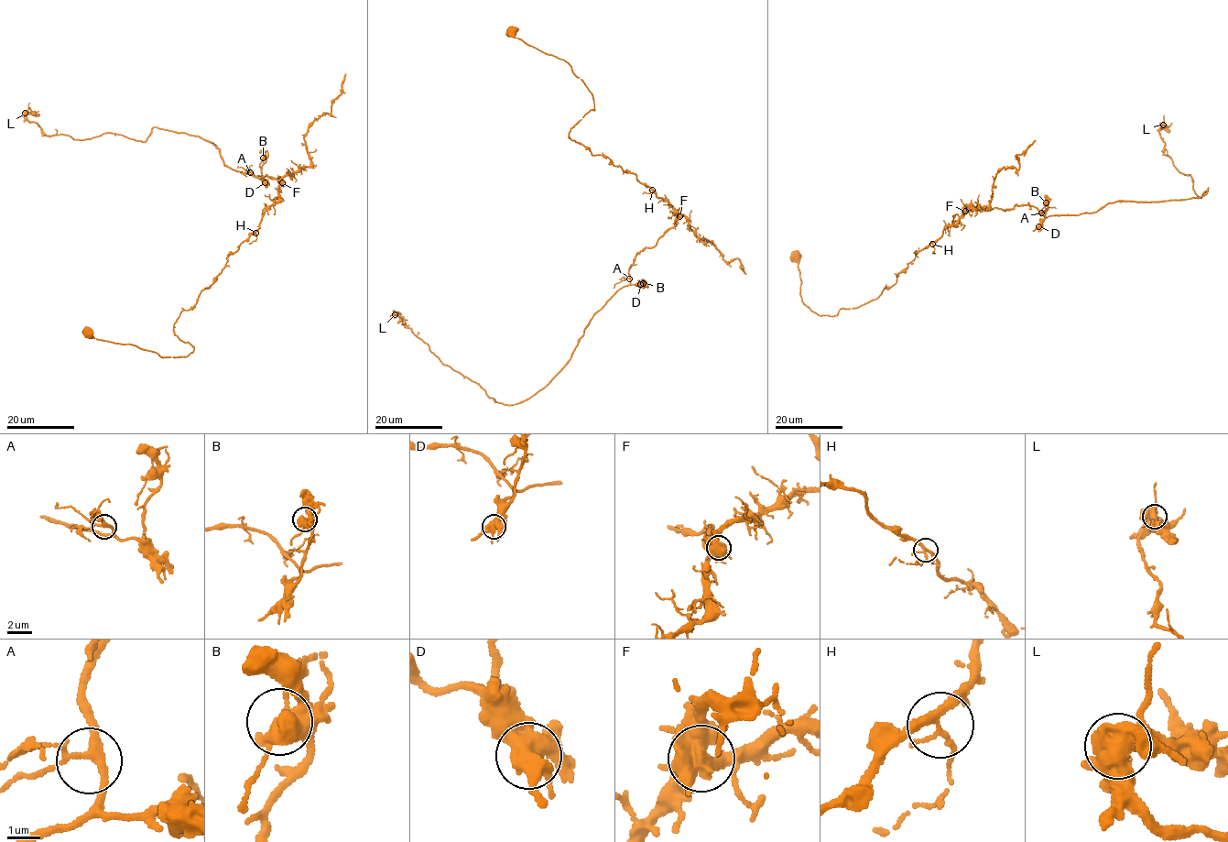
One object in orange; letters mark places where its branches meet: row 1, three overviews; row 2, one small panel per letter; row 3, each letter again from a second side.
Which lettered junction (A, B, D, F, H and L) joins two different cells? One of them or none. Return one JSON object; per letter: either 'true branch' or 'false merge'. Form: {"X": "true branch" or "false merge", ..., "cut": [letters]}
{"A": "true branch", "B": "true branch", "D": "true branch", "F": "false merge", "H": "true branch", "L": "true branch", "cut": ["F"]}

